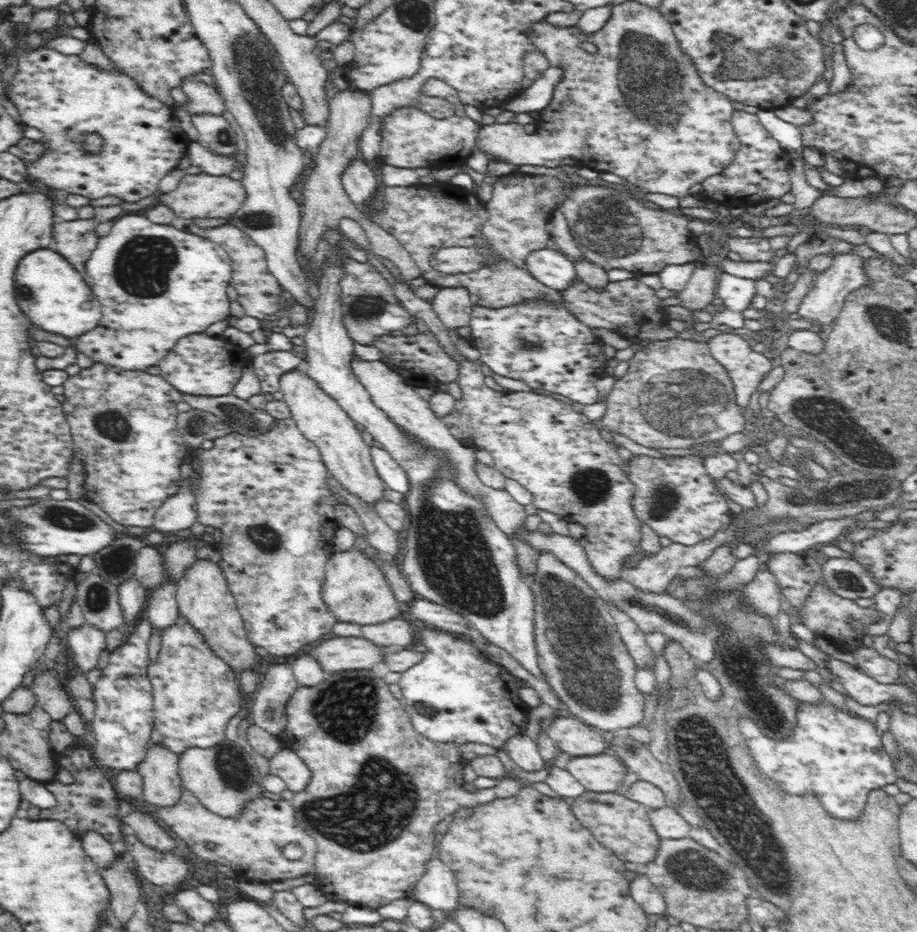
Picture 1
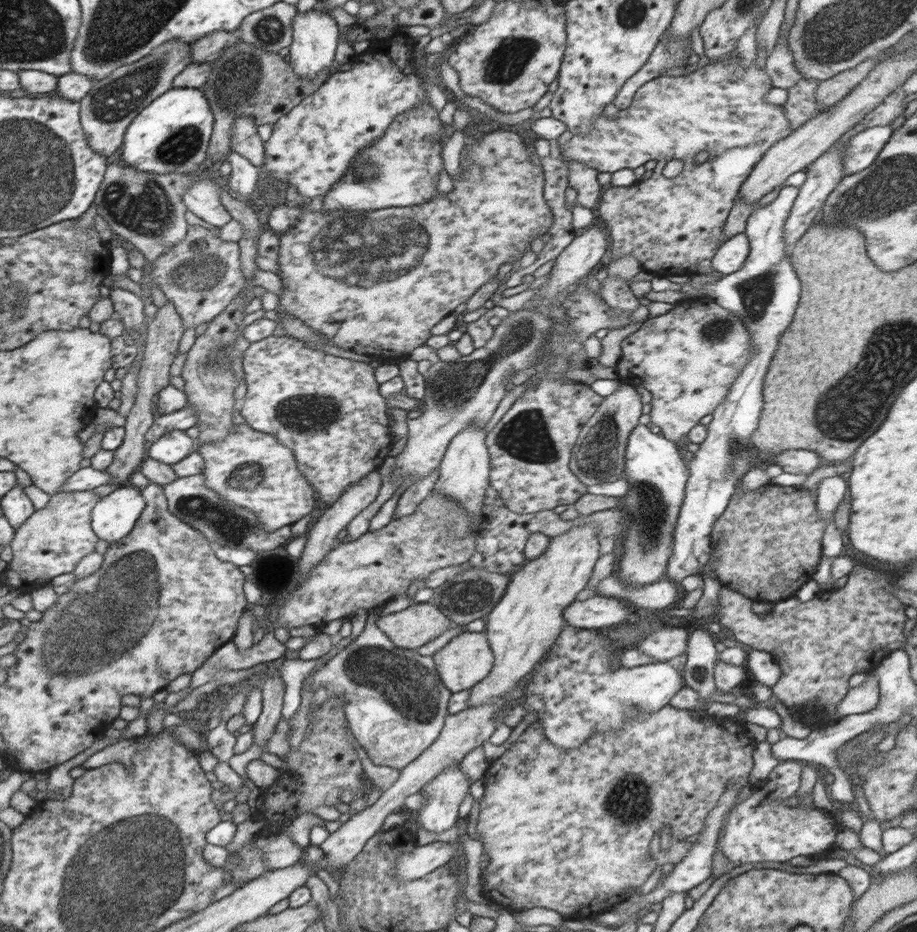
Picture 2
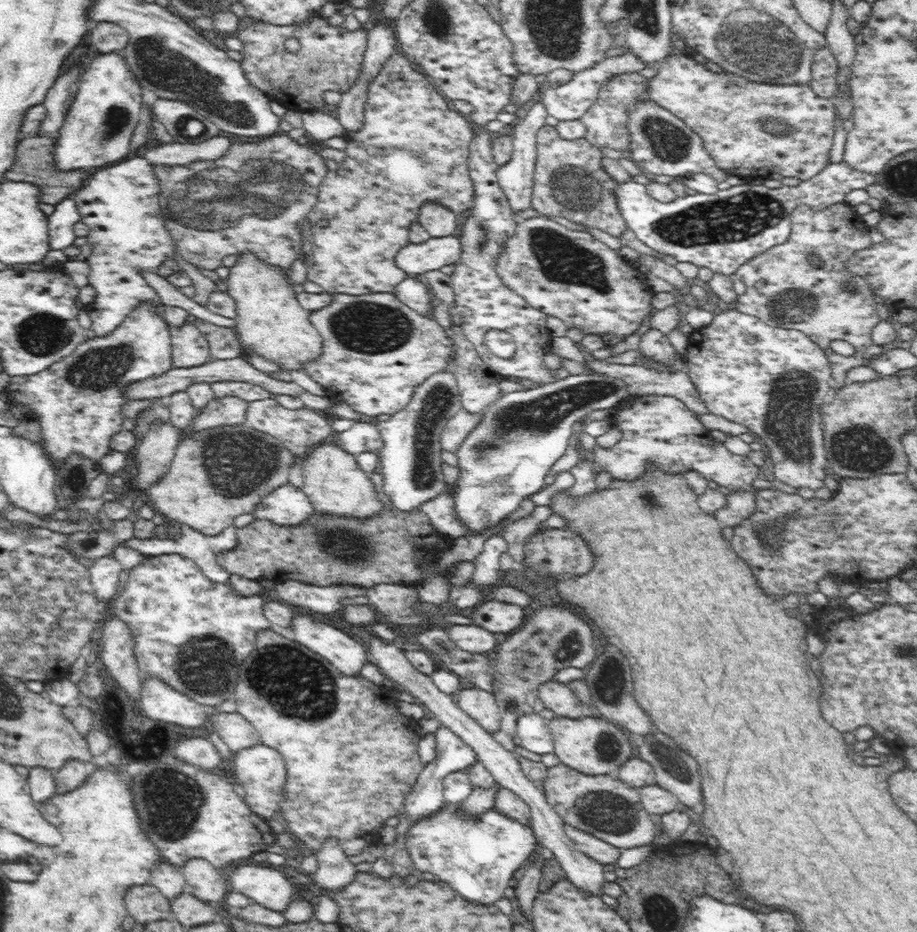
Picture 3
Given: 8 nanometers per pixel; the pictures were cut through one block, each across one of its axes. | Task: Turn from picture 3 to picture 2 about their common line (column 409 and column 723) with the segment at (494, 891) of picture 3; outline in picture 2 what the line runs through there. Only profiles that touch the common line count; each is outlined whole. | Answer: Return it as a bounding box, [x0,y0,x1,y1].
[718,761,842,866]

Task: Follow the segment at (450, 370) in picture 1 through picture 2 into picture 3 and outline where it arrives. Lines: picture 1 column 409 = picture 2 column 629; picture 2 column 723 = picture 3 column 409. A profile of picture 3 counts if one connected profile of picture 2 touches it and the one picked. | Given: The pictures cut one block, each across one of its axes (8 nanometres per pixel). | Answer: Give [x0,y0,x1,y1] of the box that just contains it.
[304,292,459,416]

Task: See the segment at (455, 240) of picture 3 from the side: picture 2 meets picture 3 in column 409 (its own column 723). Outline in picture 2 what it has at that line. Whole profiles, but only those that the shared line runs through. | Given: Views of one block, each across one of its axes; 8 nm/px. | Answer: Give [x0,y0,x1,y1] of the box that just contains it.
[711,233,750,275]

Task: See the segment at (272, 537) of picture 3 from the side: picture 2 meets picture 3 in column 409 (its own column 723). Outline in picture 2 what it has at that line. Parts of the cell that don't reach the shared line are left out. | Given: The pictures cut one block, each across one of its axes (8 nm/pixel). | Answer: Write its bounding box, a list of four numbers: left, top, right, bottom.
[698,484,827,602]

